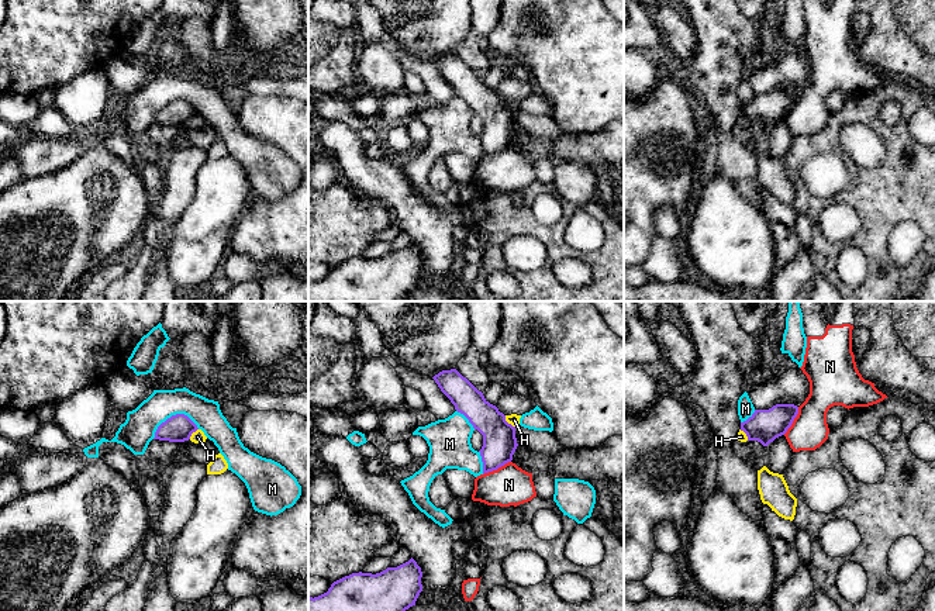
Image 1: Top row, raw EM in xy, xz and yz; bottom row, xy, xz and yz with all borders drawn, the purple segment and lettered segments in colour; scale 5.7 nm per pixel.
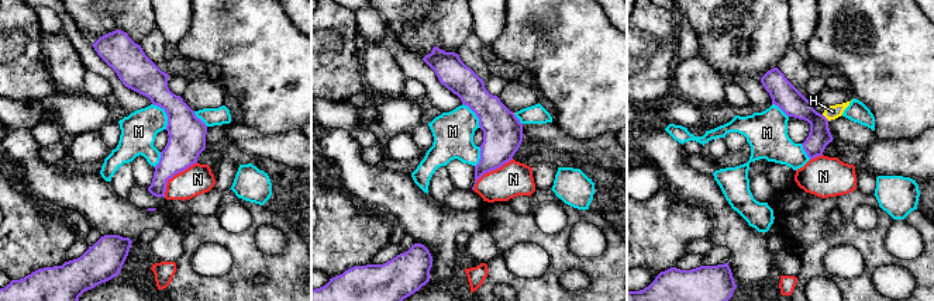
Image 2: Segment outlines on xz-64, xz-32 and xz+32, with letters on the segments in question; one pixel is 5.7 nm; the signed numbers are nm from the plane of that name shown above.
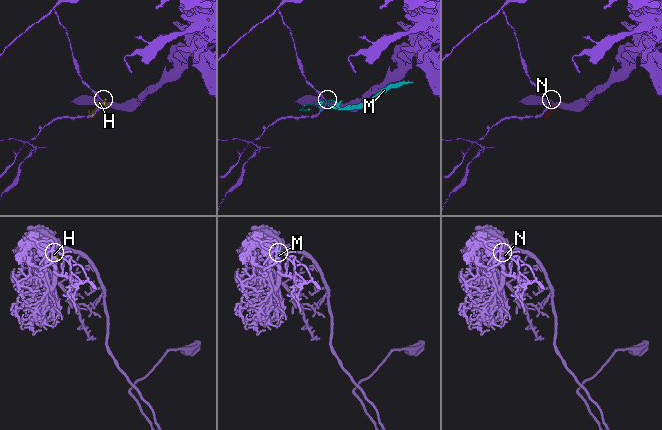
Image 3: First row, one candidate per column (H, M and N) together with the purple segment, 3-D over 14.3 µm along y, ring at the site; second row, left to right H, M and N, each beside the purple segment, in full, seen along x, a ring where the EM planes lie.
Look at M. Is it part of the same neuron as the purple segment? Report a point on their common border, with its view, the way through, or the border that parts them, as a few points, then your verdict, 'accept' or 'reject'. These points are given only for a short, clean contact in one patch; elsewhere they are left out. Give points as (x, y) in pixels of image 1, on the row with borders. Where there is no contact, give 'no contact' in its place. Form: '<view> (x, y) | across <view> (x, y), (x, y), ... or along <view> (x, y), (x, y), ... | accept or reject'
xy (172, 416) | reject

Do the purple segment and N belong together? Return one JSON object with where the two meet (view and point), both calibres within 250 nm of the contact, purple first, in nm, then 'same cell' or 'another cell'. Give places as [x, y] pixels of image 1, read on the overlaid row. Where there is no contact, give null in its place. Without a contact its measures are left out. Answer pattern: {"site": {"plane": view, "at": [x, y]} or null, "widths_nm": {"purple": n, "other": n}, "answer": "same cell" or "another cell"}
{"site": {"plane": "xz", "at": [496, 469]}, "widths_nm": {"purple": 190, "other": 220}, "answer": "another cell"}

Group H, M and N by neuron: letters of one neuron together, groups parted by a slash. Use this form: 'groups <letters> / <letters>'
groups H / M / N

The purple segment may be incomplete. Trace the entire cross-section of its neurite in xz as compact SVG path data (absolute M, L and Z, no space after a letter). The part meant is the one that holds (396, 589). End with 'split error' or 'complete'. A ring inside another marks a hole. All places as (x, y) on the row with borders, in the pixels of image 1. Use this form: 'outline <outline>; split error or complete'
outline M411 558L408 562L372 573L352 573L331 584L327 593L318 597L308 597L308 611L406 611L415 605L422 591L422 572Z; complete

